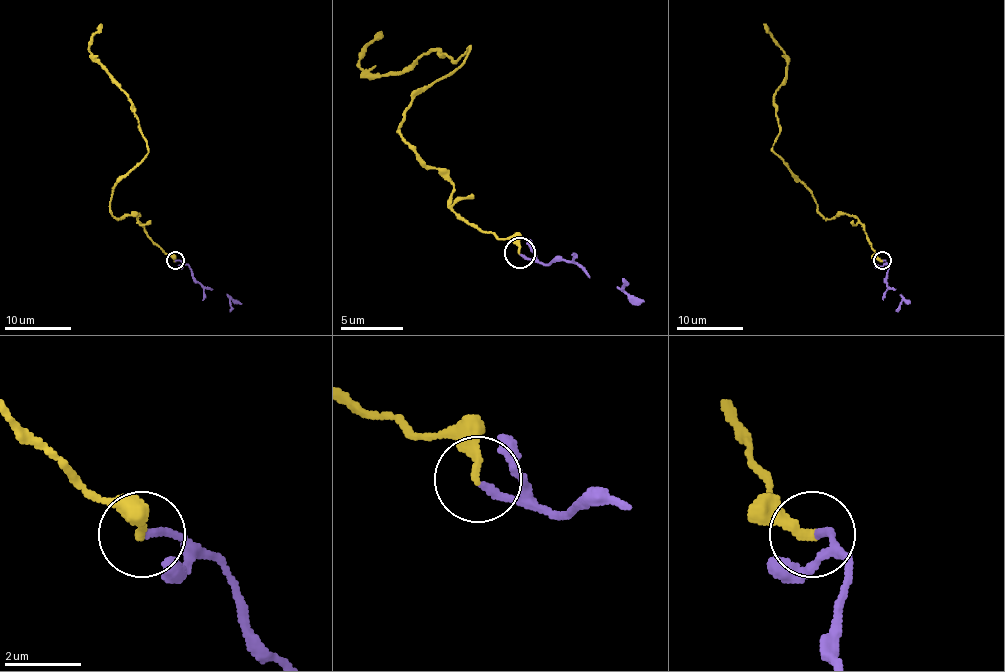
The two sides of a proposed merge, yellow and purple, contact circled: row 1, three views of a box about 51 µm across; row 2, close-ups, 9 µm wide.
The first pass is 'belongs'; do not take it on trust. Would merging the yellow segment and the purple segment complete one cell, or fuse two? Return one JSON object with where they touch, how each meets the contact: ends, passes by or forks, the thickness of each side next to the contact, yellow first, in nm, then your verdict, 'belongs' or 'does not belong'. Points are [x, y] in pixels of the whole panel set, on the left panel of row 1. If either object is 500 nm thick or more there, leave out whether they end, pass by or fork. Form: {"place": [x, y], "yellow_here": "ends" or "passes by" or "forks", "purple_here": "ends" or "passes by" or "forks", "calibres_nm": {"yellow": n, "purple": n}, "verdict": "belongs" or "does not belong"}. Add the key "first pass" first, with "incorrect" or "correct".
{"first pass": "correct", "place": [175, 260], "yellow_here": "ends", "purple_here": "ends", "calibres_nm": {"yellow": 220, "purple": 200}, "verdict": "belongs"}

